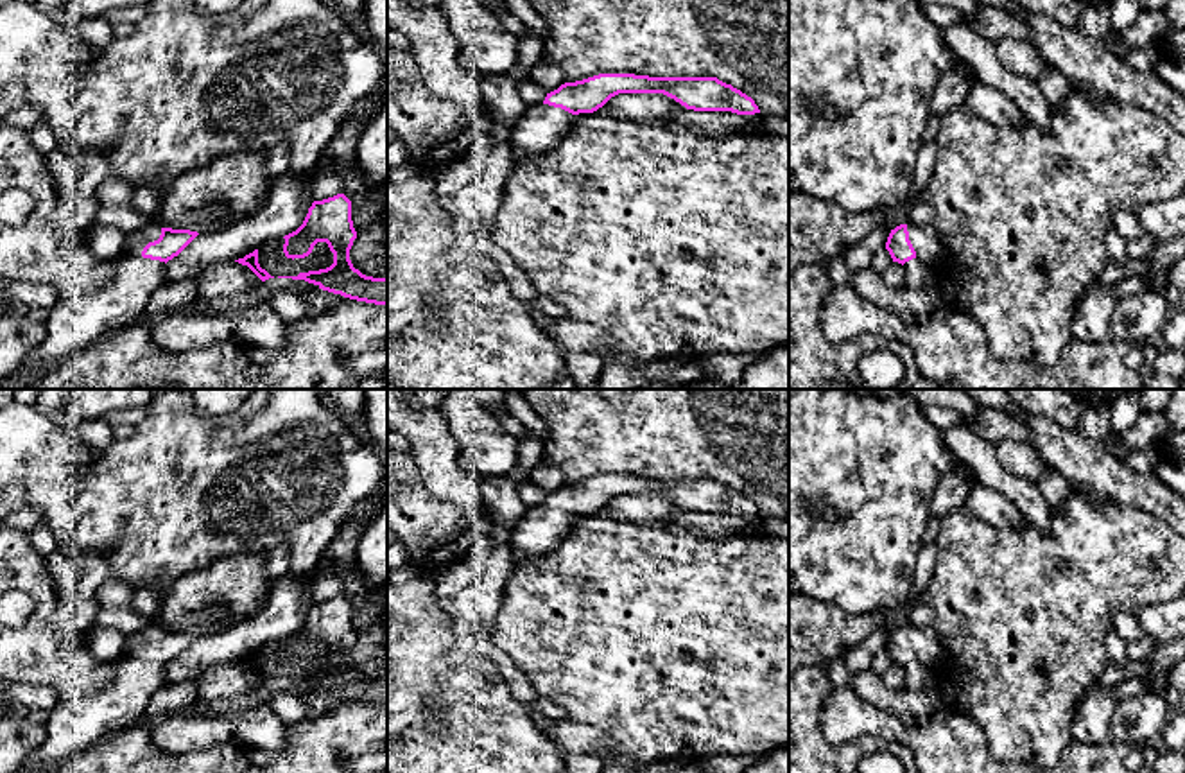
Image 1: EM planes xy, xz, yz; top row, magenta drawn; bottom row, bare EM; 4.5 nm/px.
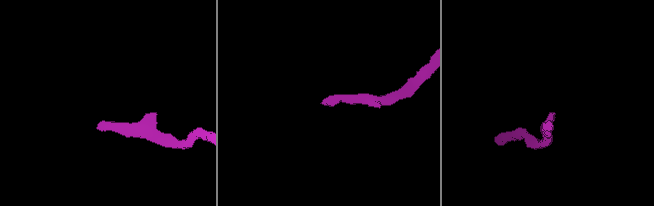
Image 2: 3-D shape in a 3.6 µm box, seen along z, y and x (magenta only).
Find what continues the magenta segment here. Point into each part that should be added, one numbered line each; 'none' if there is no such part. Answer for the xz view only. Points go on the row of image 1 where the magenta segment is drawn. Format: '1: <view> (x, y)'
1: xz (538, 130)

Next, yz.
1: yz (927, 243)

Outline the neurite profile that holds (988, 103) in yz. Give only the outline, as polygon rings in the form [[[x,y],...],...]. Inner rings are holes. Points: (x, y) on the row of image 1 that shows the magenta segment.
[[[979,81],[966,93],[964,104],[972,113],[997,127],[1020,126],[1025,120],[1018,106],[1004,91]]]

